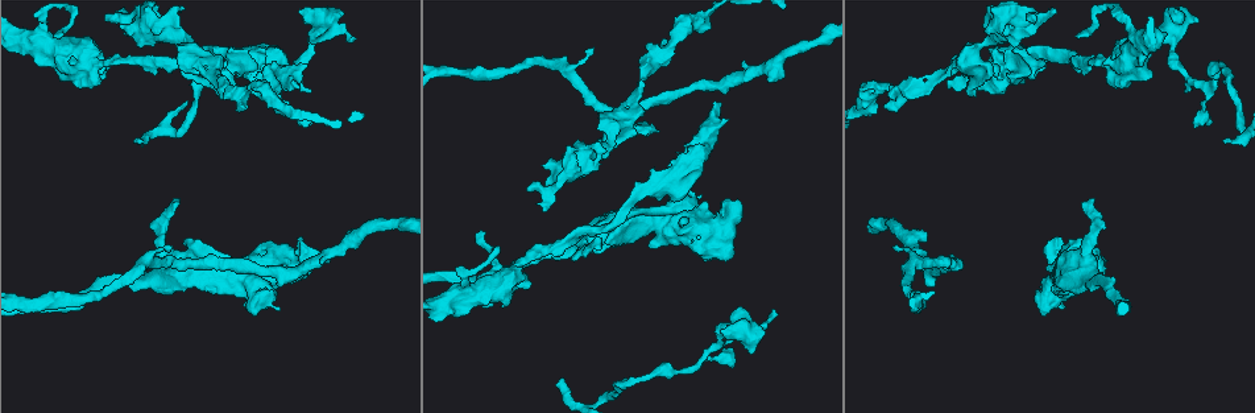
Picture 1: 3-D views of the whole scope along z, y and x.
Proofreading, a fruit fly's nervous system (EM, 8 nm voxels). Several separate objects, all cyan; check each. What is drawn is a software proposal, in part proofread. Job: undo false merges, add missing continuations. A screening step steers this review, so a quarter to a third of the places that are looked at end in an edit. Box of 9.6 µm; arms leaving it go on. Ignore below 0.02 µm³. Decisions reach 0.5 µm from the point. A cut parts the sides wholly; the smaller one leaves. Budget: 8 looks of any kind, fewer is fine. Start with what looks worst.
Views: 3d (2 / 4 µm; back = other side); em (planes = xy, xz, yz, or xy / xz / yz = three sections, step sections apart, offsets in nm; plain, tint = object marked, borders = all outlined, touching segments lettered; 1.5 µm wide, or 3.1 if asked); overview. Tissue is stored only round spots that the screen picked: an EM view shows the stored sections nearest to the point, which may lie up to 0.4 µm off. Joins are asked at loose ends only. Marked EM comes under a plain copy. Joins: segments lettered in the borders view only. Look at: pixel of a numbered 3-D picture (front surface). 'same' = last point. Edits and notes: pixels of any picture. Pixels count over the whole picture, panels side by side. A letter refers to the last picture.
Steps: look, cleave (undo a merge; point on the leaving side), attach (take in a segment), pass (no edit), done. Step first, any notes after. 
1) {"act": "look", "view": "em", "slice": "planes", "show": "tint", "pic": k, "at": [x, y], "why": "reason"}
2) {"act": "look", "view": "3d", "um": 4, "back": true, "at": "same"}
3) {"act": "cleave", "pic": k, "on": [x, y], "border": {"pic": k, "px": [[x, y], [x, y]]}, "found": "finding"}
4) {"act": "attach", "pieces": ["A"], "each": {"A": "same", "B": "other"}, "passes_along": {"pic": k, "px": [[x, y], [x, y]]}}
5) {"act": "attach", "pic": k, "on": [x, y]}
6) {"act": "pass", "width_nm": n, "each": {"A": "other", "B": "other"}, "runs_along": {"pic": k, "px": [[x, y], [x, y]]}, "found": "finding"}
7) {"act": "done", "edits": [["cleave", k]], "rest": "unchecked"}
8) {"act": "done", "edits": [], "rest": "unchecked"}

{"act": "look", "view": "3d", "um": 4, "pic": 1, "at": [677, 154], "why": "stops while still wide"}

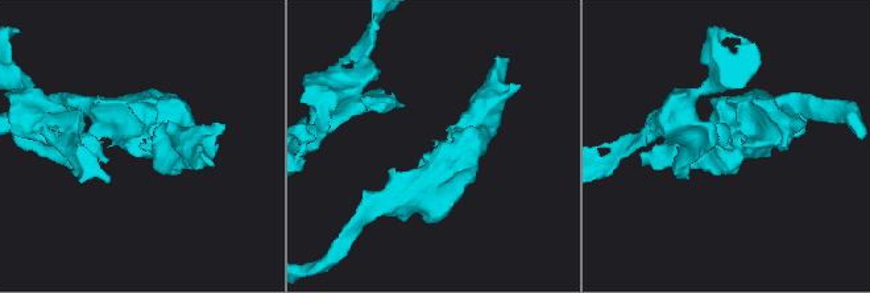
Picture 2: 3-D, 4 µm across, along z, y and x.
{"act": "look", "view": "em", "slice": "yz", "step": 4, "show": "tint", "pic": 2, "at": [139, 145], "why": "now the EM"}

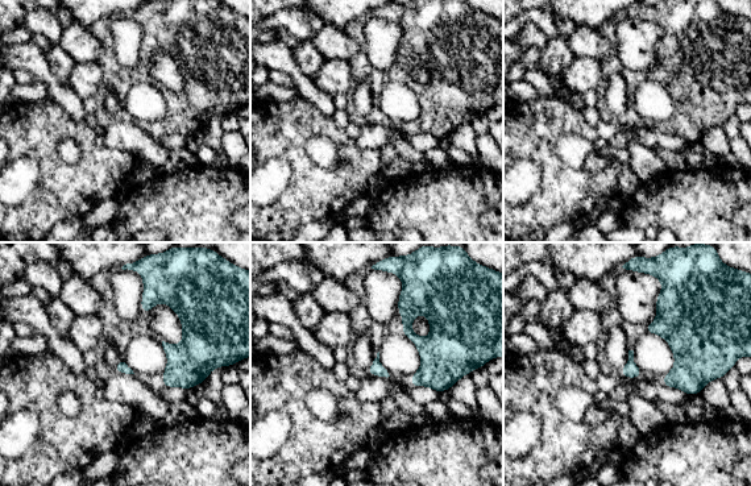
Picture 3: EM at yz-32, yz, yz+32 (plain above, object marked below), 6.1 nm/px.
{"act": "look", "view": "em", "slice": "planes", "show": "borders", "at": "same"}

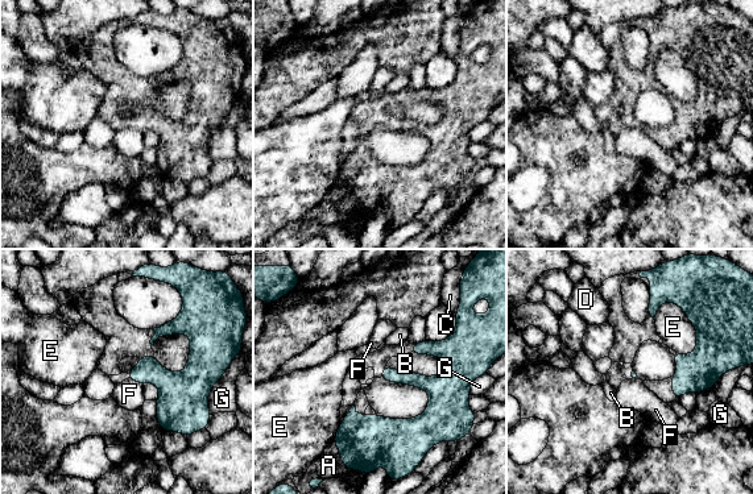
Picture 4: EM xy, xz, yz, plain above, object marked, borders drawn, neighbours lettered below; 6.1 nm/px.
{"act": "pass", "longest_contact_nm": ["E", 380], "each": {"A": "other", "B": "other", "C": "other", "D": "other", "E": "other", "F": "other", "G": "other"}, "runs_along": {"pic": 4, "px": [[450, 341], [443, 403], [373, 455]]}, "found": "no lettered segment goes on from it"}

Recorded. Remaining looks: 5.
{"act": "look", "view": "em", "slice": "planes", "show": "borders", "pic": 1, "at": [704, 252], "why": "calibre changes"}

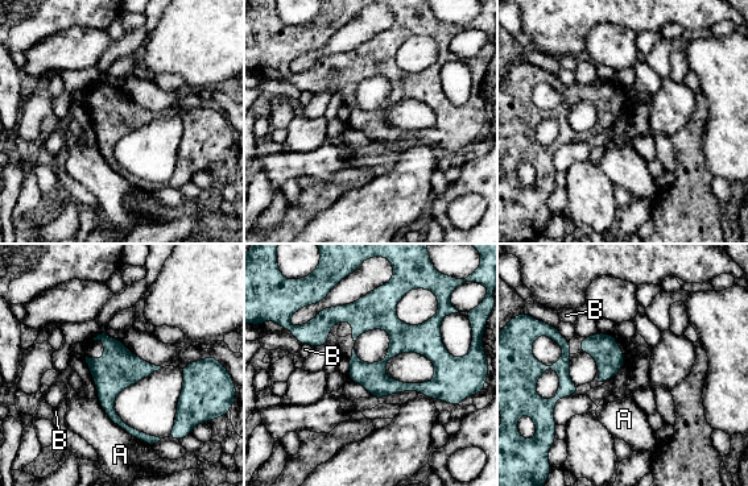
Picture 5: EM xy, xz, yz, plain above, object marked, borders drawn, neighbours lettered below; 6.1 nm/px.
{"act": "pass", "width_nm": 170, "each": {"A": "other", "B": "other"}, "border": {"pic": 5, "px": [[102, 407], [114, 423], [151, 445]]}, "found": "all the same cell"}

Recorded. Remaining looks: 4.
{"act": "look", "view": "3d", "um": 4, "pic": 1, "at": [1186, 93], "why": "thin end"}

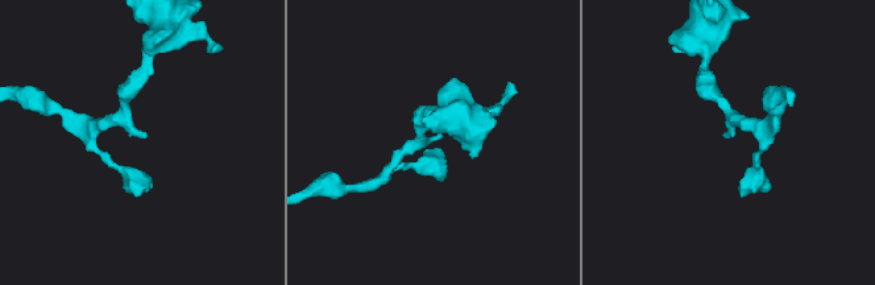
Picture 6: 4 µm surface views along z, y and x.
{"act": "look", "view": "em", "slice": "planes", "show": "borders", "pic": 6, "at": [438, 136], "arm_widths_nm": [160, 220]}

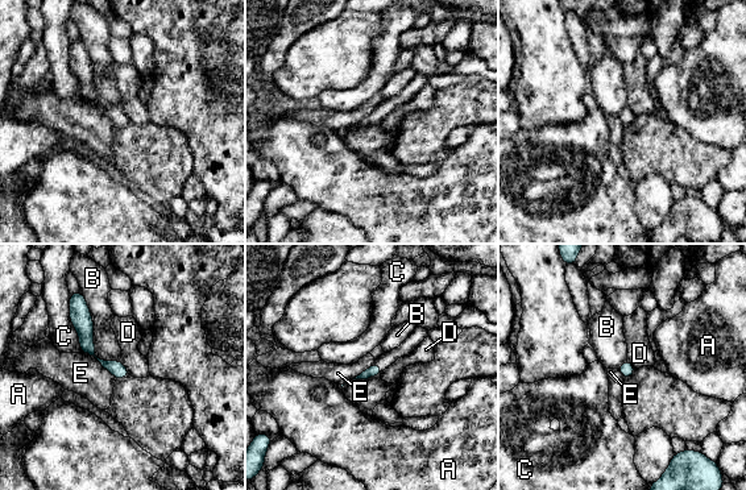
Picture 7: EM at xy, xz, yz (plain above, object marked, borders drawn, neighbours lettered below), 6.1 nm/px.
{"act": "pass", "each": {"A": "other", "B": "other", "C": "other", "D": "other", "E": "other"}, "found": "no lettered segment goes on from it"}

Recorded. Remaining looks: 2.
{"act": "done", "edits": [], "rest": "unchecked"}

